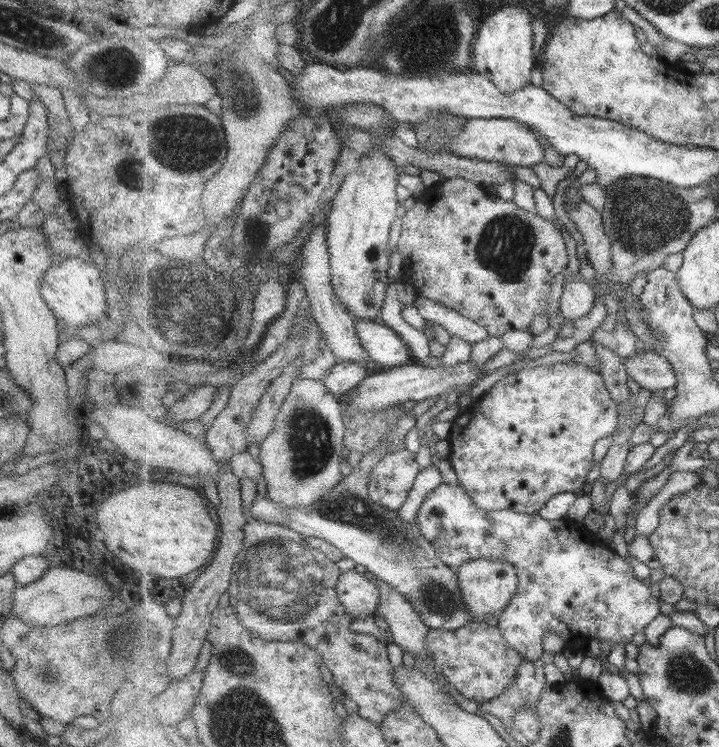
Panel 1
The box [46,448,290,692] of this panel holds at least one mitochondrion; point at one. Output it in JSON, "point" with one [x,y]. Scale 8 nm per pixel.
{"point":[236,660]}

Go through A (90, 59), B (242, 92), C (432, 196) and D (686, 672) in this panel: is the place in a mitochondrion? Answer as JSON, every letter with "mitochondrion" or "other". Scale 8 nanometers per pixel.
{"A":"mitochondrion","B":"mitochondrion","C":"other","D":"mitochondrion"}

